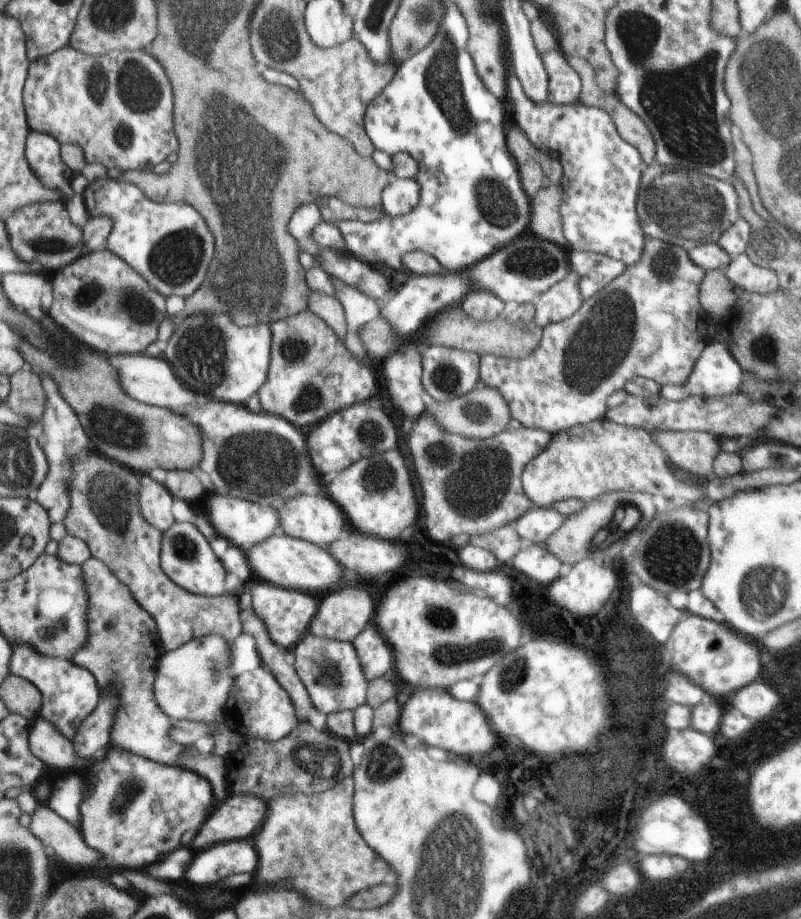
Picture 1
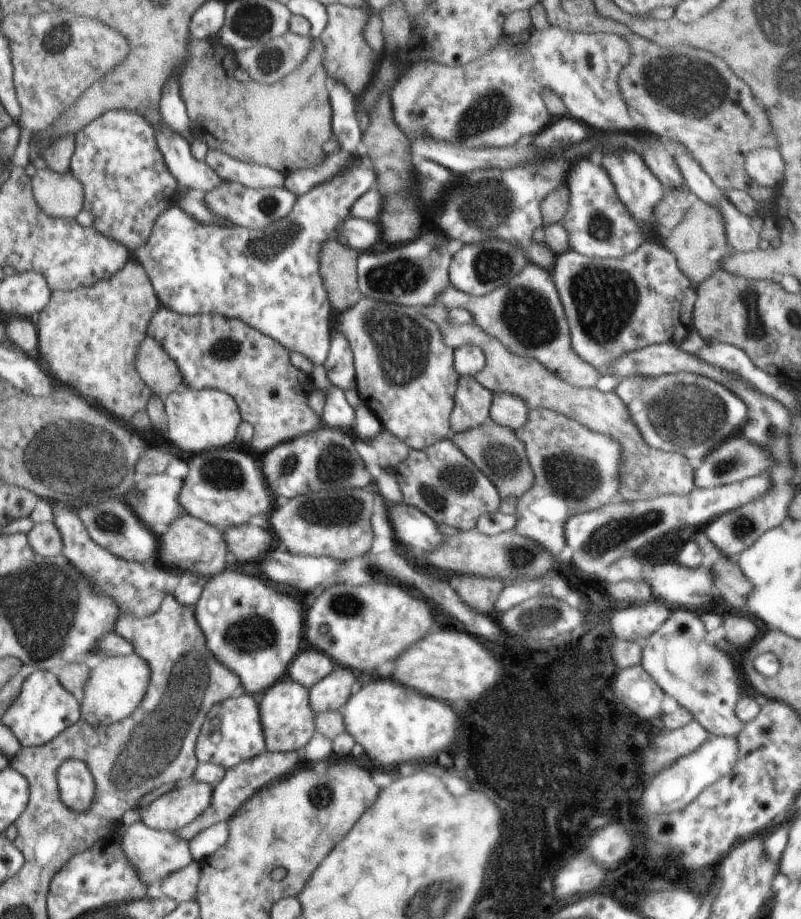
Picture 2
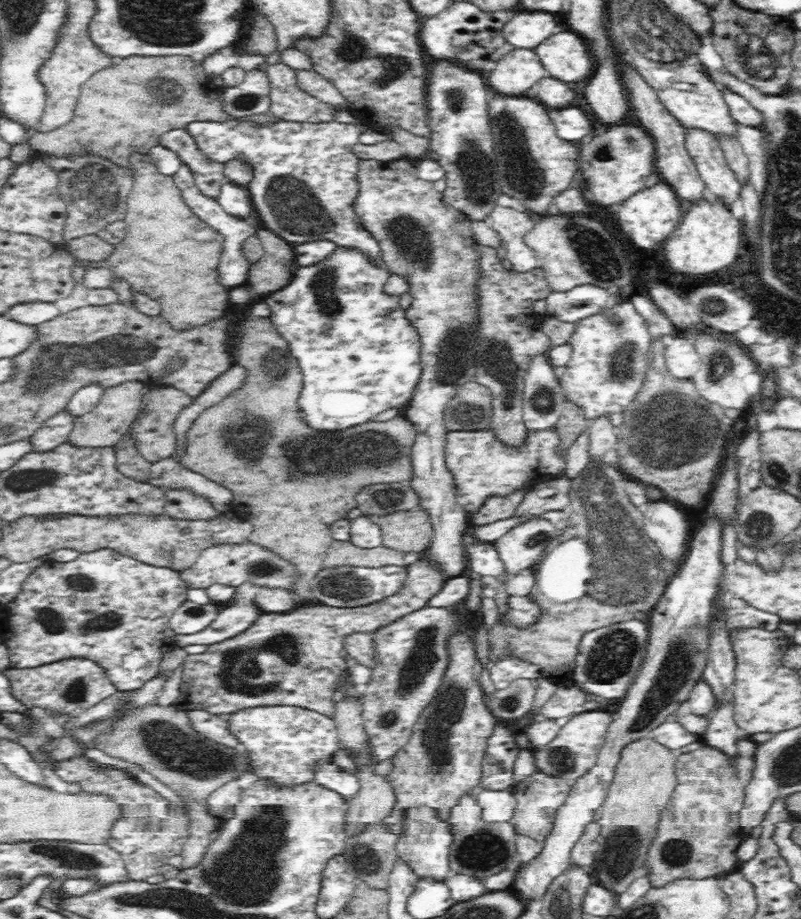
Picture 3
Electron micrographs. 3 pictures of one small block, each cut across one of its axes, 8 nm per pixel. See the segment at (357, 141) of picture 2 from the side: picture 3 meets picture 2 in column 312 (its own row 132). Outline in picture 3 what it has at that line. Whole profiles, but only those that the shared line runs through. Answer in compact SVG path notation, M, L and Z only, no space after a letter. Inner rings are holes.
M225 118L225 120L216 121L194 121L187 124L185 128L172 129L164 133L159 144L173 150L180 160L190 167L196 186L208 199L218 200L222 193L222 186L227 182L225 164L232 160L245 162L253 171L253 179L247 184L246 189L265 229L270 228L276 236L292 246L330 241L345 250L353 248L361 252L373 266L383 268L385 264L379 244L357 222L357 216L352 210L352 202L358 196L355 178L360 159L352 150L356 144L359 144L359 136L364 129L366 125L363 122L354 126L353 124L340 124L334 120L316 123L282 119L252 121L252 119Z

